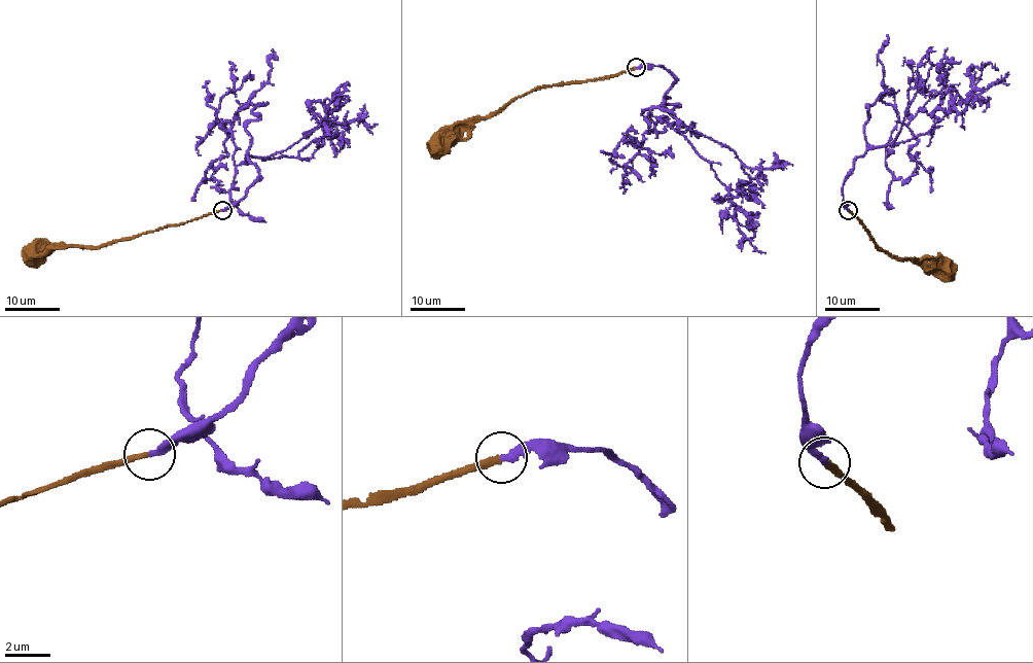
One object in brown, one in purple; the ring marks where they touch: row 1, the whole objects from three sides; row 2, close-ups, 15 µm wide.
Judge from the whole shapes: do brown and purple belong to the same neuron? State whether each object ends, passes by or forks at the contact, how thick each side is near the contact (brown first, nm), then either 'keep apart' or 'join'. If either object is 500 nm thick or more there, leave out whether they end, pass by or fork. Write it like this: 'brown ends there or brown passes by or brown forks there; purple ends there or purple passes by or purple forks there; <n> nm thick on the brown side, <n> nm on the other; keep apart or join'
brown ends there; purple ends there; 280 nm thick on the brown side, 320 nm on the other; join

